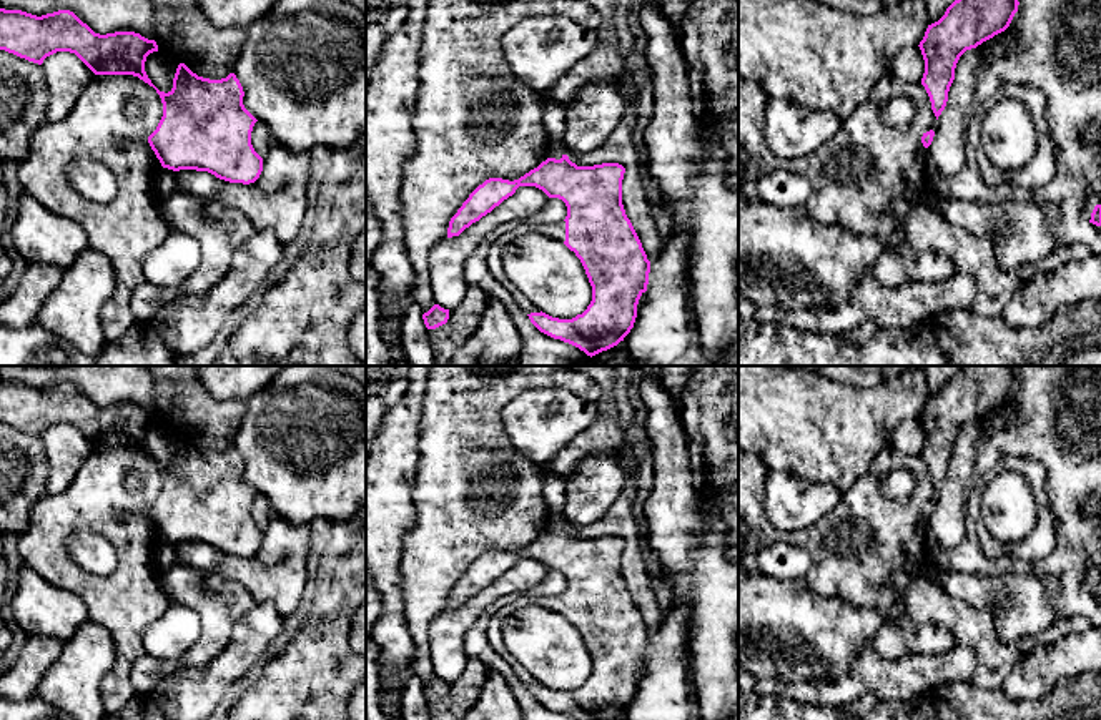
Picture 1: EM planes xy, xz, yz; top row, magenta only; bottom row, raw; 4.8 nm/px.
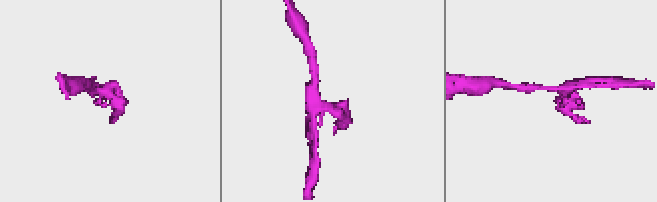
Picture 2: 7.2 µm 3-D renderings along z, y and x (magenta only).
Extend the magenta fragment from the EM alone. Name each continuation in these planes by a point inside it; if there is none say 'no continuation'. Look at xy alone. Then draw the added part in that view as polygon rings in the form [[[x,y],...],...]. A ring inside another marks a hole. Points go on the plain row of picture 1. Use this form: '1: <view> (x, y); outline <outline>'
no continuation

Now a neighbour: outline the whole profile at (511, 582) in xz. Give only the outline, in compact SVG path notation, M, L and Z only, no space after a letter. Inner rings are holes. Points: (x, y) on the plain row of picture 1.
M519 559L491 585L466 600L459 609L444 610L429 625L431 662L436 677L454 682L466 668L464 639L479 615L504 595L527 594L541 584L549 569L536 559Z

